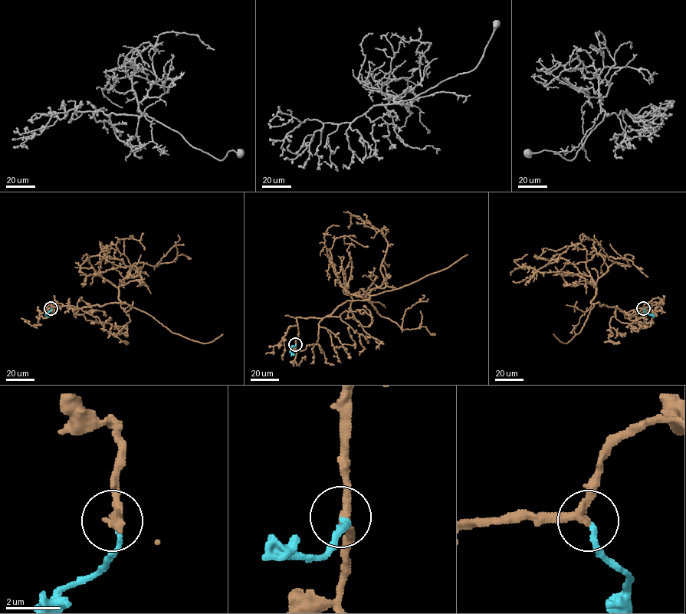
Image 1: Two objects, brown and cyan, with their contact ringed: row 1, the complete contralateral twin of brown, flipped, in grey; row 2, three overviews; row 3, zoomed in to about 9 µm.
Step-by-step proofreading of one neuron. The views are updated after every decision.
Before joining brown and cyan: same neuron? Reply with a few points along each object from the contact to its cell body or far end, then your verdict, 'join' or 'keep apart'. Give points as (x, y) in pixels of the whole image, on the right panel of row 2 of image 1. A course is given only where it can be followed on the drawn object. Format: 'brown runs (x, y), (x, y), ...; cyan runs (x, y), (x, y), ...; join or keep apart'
brown runs (643, 308), (625, 313), (616, 306), (592, 303), (595, 285), (572, 273), (540, 272), (514, 261), (527, 254); cyan runs (643, 308), (646, 314), (653, 313); join

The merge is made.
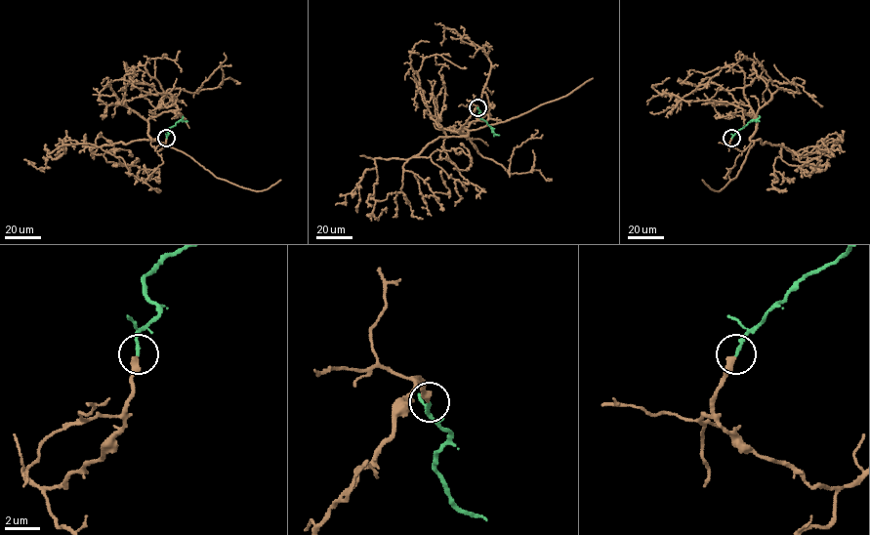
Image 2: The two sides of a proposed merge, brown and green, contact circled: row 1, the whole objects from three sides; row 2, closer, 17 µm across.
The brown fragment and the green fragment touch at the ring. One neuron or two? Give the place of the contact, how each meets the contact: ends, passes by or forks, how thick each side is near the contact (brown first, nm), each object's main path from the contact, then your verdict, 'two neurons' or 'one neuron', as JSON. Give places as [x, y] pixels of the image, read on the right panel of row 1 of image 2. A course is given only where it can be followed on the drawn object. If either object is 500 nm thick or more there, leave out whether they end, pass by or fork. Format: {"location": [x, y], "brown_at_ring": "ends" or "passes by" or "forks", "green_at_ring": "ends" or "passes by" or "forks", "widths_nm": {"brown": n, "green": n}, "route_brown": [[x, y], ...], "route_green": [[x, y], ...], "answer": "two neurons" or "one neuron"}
{"location": [731, 138], "brown_at_ring": "ends", "green_at_ring": "ends", "widths_nm": {"brown": 380, "green": 200}, "route_brown": [[732, 138], [730, 144], [739, 150], [760, 140], [782, 144], [796, 153], [843, 136], [833, 142], [833, 149]], "route_green": [[732, 138], [751, 120], [759, 121]], "answer": "one neuron"}

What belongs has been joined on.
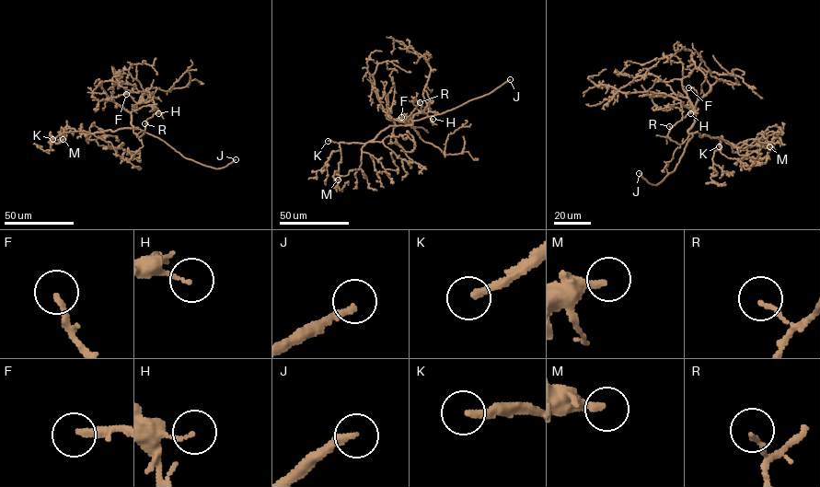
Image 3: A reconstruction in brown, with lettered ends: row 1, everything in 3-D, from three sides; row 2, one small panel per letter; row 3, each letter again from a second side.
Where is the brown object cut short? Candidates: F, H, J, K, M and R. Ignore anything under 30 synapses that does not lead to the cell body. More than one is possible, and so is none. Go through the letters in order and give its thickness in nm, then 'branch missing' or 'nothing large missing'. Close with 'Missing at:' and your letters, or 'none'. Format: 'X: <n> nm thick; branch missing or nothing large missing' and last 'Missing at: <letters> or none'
F: 200 nm thick; branch missing
H: 100 nm thick; nothing large missing
J: 220 nm thick; branch missing
K: 240 nm thick; branch missing
M: 280 nm thick; nothing large missing
R: 120 nm thick; nothing large missing
Missing at: F, J, K

